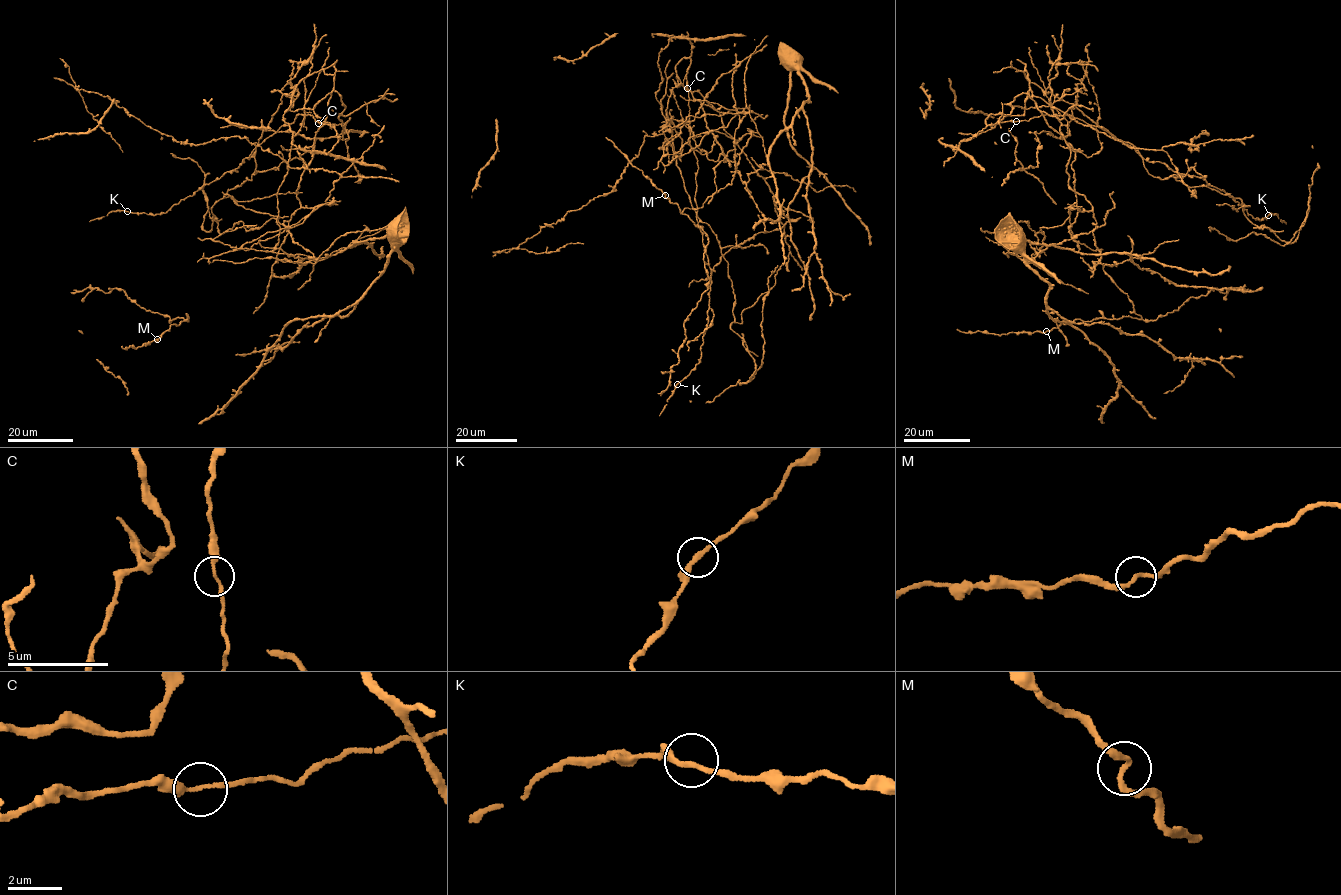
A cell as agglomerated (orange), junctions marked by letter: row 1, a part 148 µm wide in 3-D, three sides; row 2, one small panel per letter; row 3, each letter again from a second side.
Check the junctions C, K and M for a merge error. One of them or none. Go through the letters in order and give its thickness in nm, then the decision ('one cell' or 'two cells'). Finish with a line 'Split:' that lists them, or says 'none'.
C: 190 nm | two cells
K: 200 nm | one cell
M: 170 nm | one cell
Split: C

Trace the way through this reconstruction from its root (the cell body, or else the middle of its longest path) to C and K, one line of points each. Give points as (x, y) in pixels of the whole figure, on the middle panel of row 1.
C: (715, 139), (700, 102), (681, 83), (676, 85), (680, 82), (675, 65), (683, 58), (690, 60), (687, 88)
K: (715, 139), (700, 102), (676, 85), (683, 58), (711, 284), (701, 358), (677, 384)

